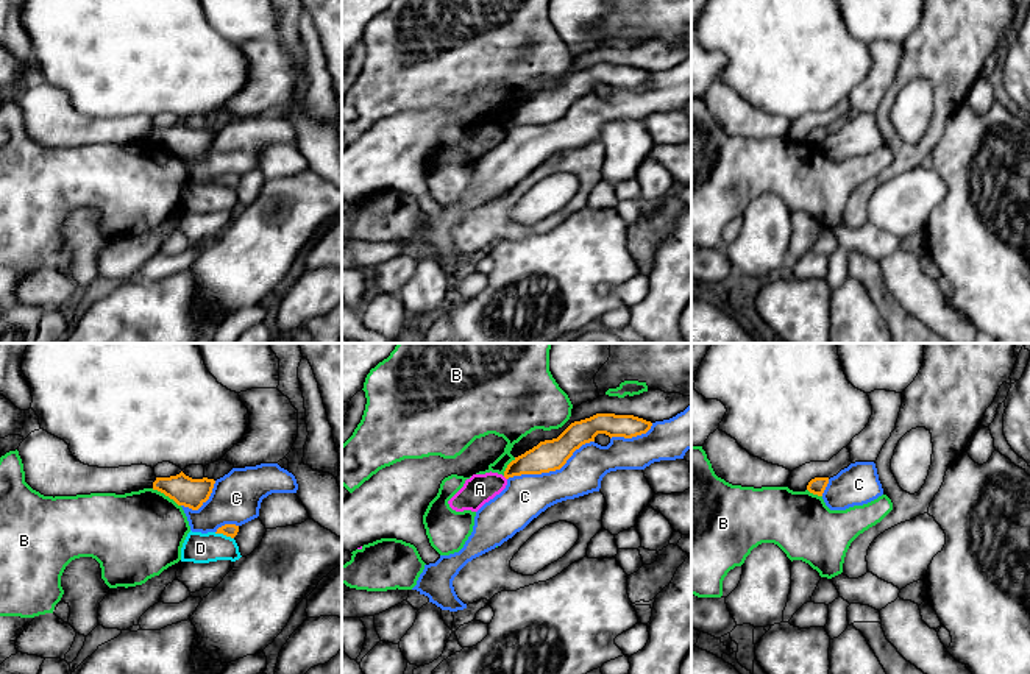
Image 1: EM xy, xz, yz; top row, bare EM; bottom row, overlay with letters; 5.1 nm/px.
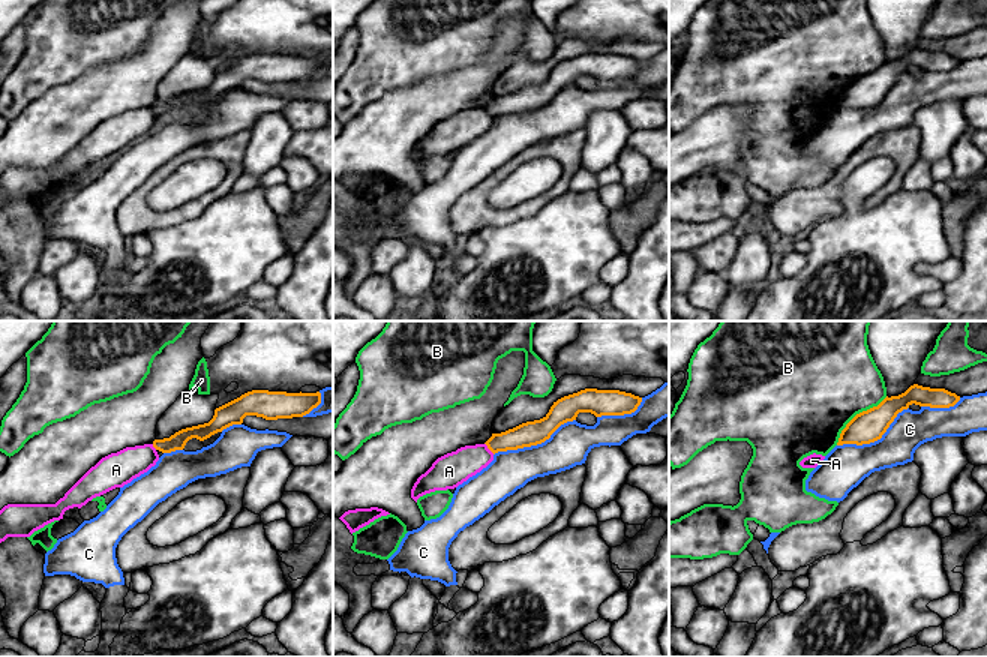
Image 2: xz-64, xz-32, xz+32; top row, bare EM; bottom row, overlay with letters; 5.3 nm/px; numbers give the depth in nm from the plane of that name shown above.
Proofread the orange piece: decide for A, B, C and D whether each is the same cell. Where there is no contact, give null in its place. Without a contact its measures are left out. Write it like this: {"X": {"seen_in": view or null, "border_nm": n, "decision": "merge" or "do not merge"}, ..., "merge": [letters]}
{"A": {"seen_in": null, "decision": "do not merge"}, "B": {"seen_in": "xy", "border_nm": 180, "decision": "do not merge"}, "C": {"seen_in": "xz", "border_nm": 500, "decision": "do not merge"}, "D": {"seen_in": "xy", "border_nm": 110, "decision": "do not merge"}, "merge": []}

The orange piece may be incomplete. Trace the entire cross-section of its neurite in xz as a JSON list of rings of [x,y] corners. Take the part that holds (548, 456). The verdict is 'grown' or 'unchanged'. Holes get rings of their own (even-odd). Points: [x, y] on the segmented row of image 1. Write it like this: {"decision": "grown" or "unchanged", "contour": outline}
{"decision": "unchanged", "contour": [[[596,413],[571,423],[557,438],[540,442],[532,449],[515,457],[504,477],[542,474],[560,470],[576,449],[595,442],[598,434],[632,438],[646,434],[652,423],[634,415]]]}

